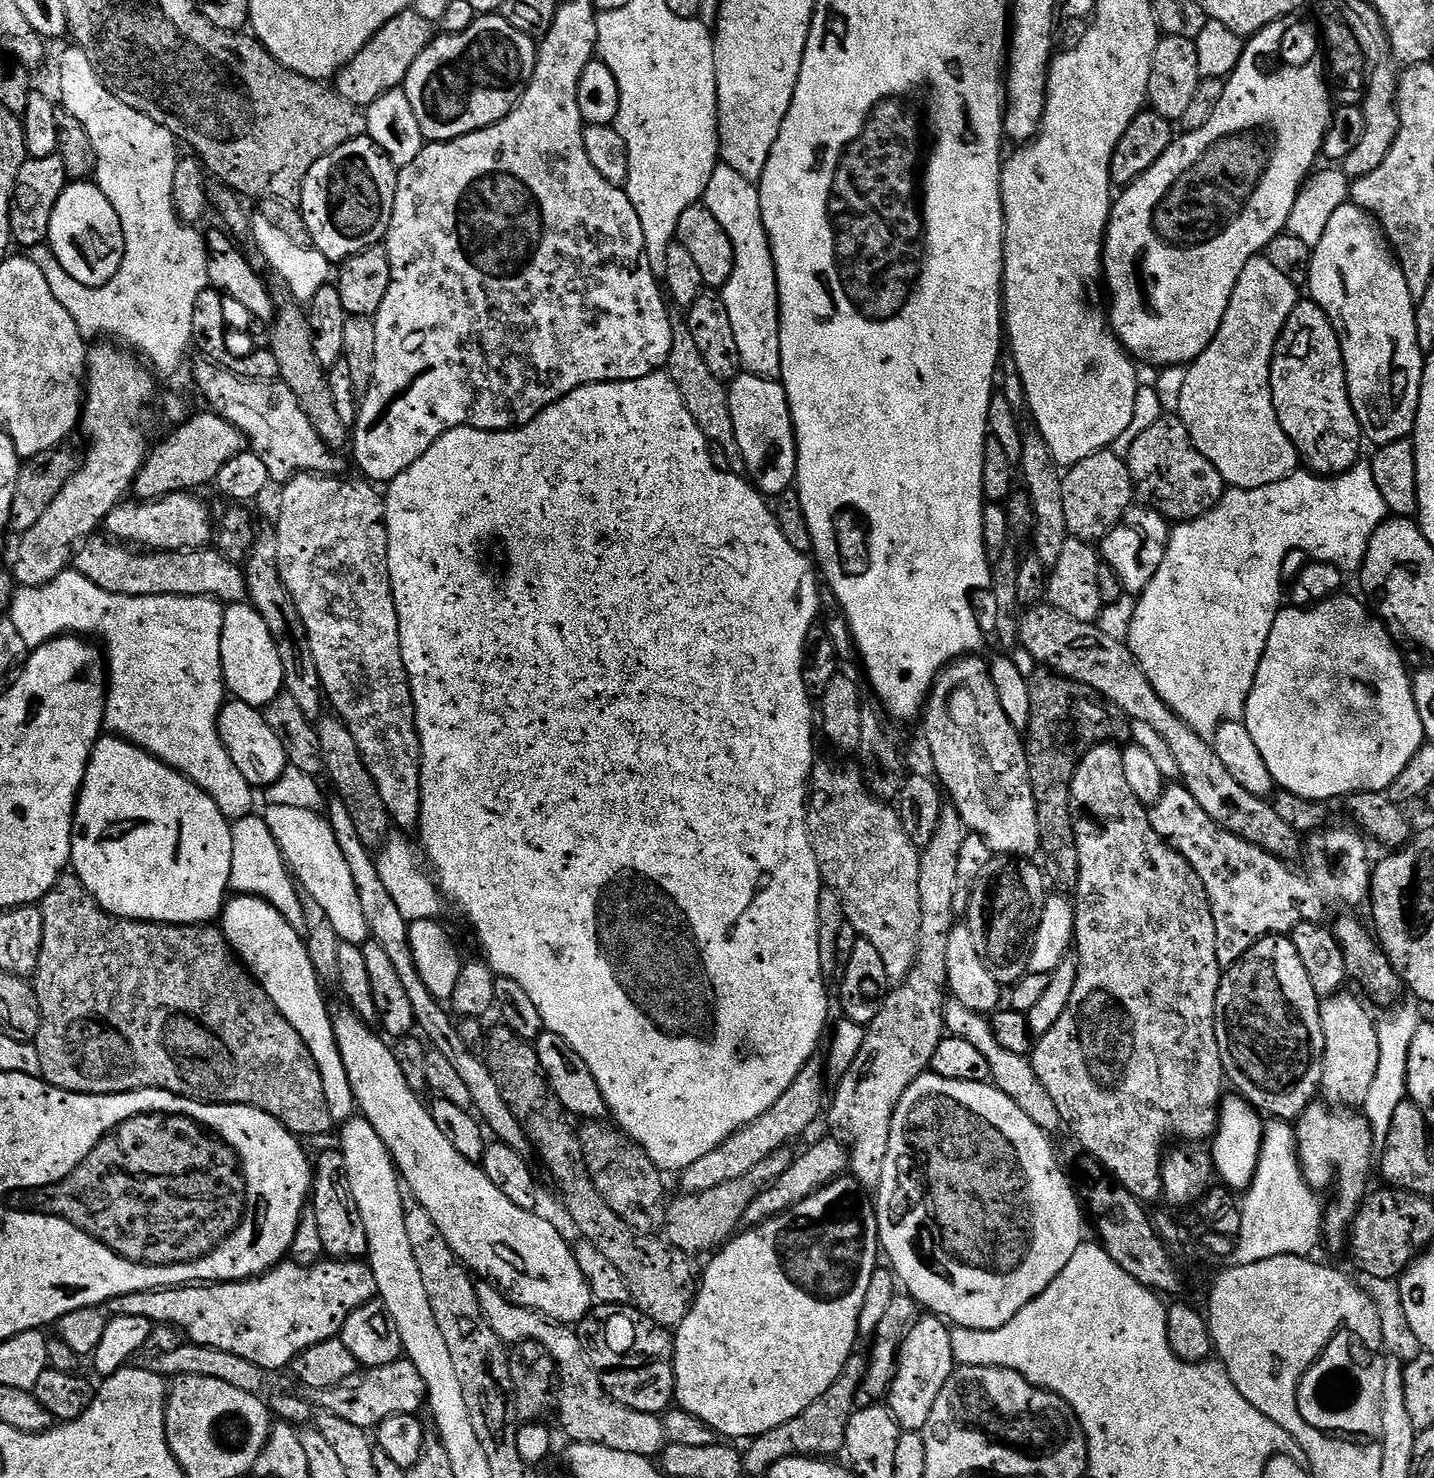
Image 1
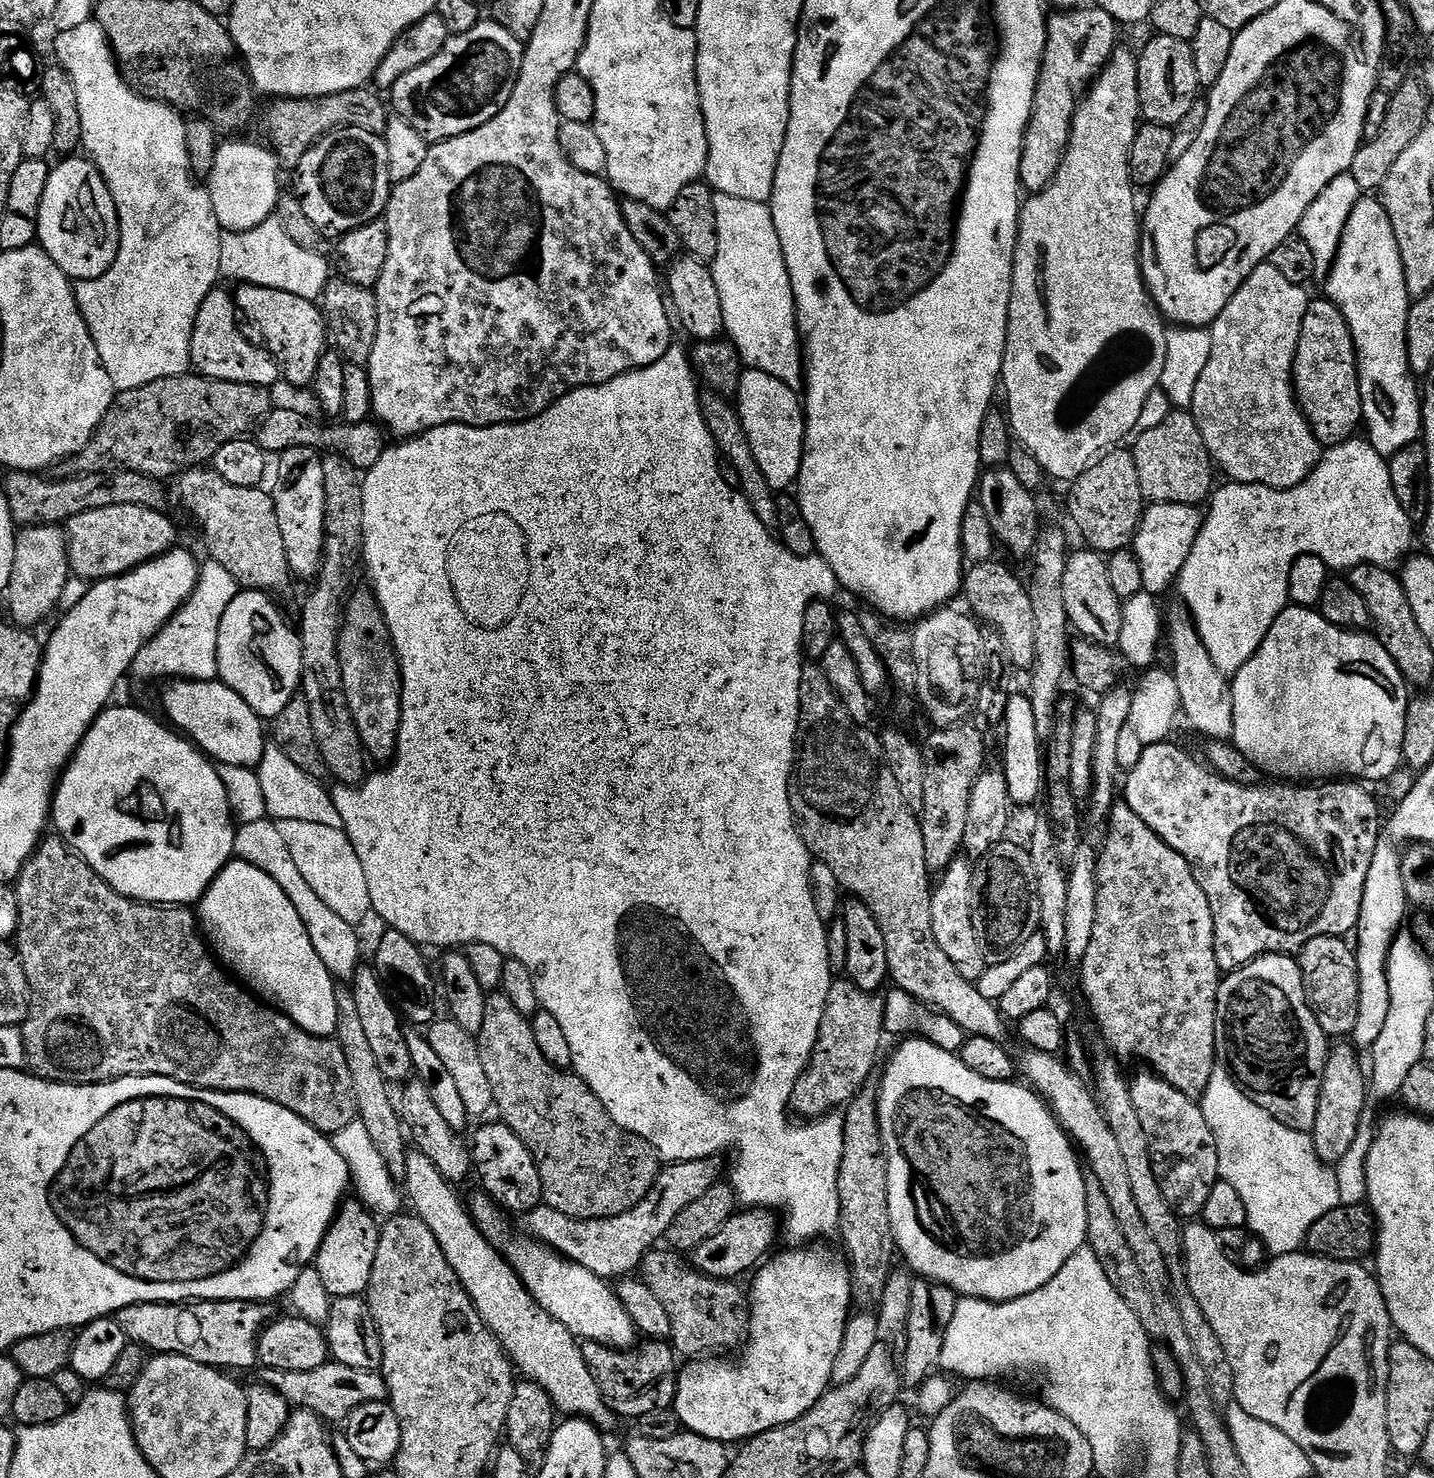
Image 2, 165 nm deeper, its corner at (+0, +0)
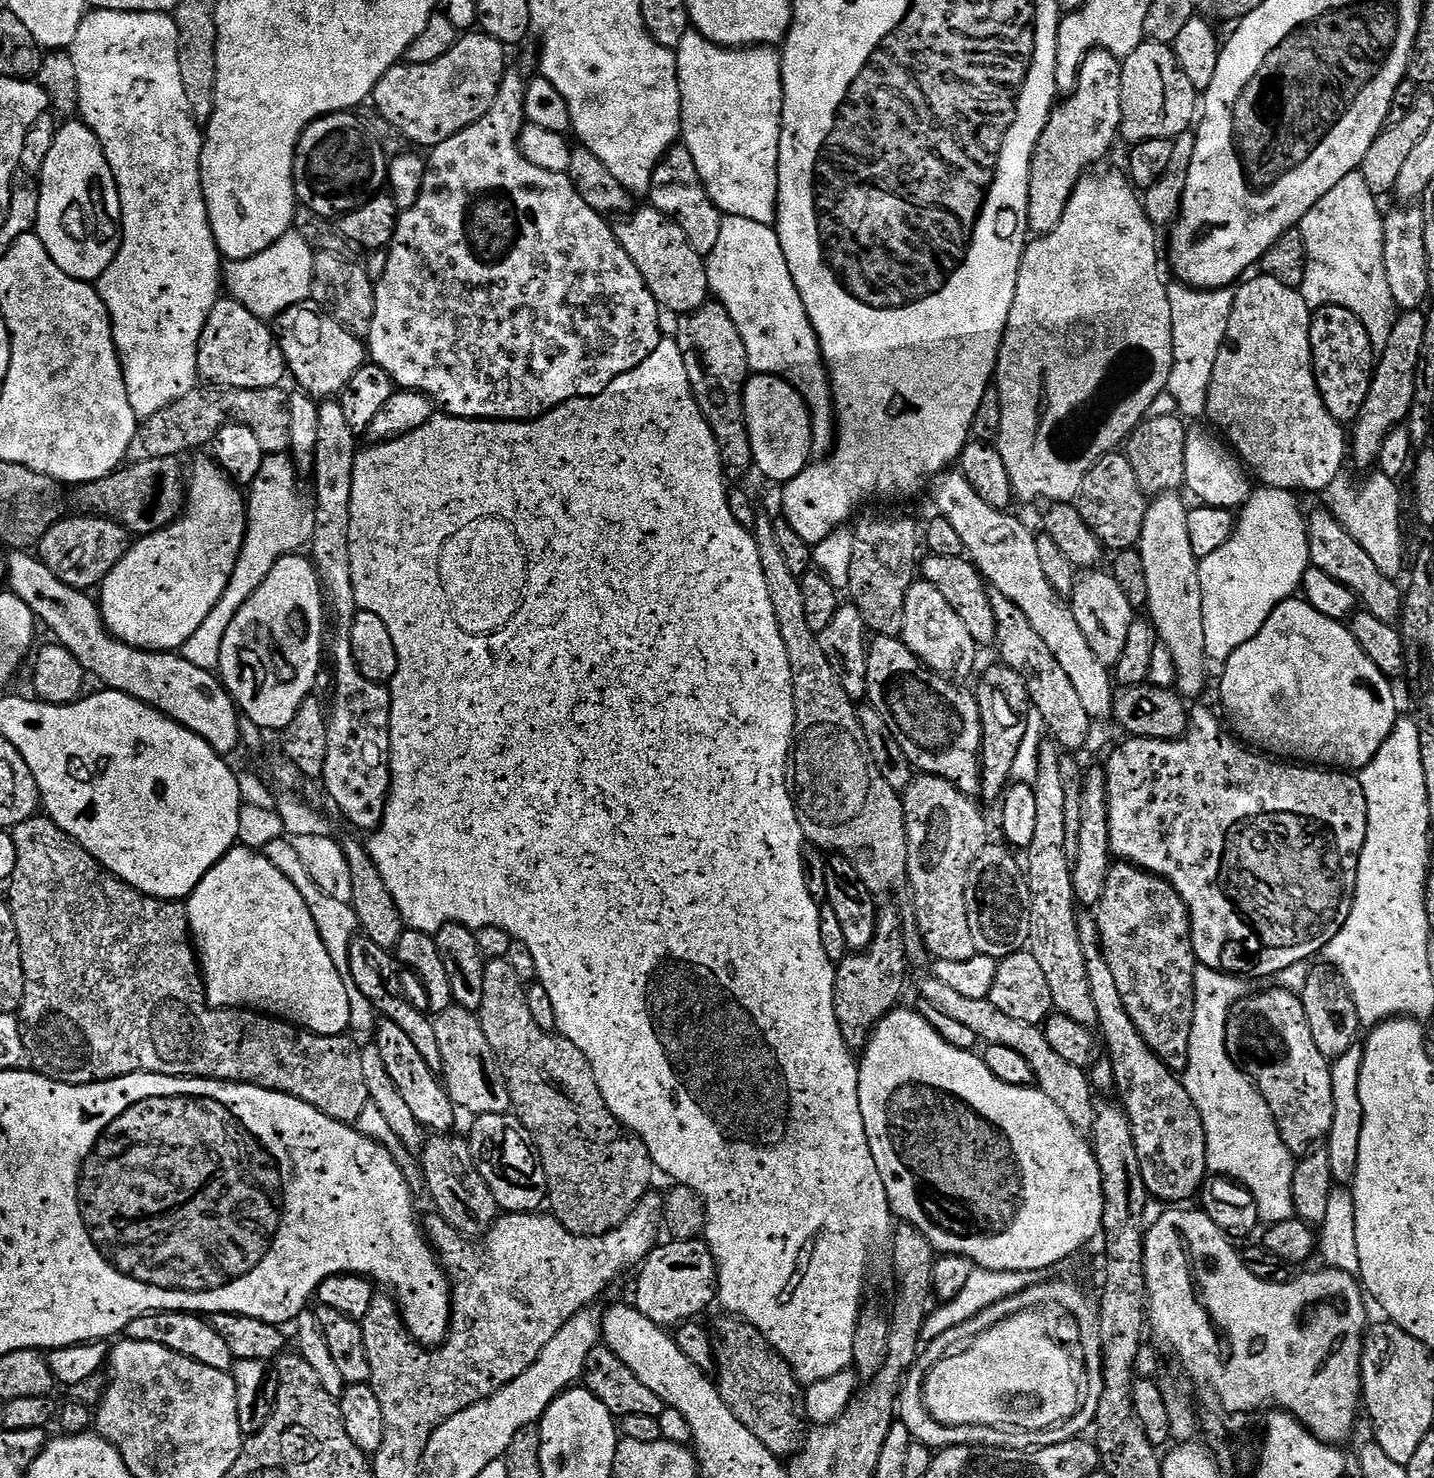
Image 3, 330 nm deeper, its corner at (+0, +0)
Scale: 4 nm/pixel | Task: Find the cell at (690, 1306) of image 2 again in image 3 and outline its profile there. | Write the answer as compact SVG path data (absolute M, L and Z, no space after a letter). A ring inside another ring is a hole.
M724 1318L720 1324L720 1336L713 1339L716 1351L714 1379L722 1394L722 1402L730 1406L734 1418L766 1446L774 1455L791 1458L804 1447L806 1417L804 1415L805 1389L785 1362L762 1338L752 1324L736 1318Z

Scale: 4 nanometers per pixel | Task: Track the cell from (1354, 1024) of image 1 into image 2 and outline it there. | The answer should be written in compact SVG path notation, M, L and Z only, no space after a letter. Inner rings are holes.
M1340 1042L1328 1053L1324 1067L1324 1077L1318 1098L1318 1118L1314 1118L1311 1130L1312 1145L1323 1164L1335 1166L1345 1157L1355 1140L1359 1120L1369 1103L1369 1085L1366 1083L1366 1072L1360 1069L1357 1049L1351 1043Z

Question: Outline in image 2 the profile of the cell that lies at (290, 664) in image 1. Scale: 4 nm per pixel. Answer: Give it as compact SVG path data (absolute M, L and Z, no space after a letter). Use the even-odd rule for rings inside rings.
M197 466L180 473L176 484L176 500L192 512L196 524L204 528L204 544L212 555L211 563L227 570L241 589L253 592L277 594L290 581L288 563L286 562L286 548L282 546L282 526L278 526L276 501L271 491L263 492L263 487L230 486L222 474L218 474L211 466Z

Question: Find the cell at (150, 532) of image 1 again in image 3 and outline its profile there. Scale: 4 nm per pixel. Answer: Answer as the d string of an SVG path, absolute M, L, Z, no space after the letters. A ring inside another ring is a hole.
M75 515L59 520L54 526L50 526L50 530L46 530L38 545L38 555L50 574L66 582L66 586L92 590L103 584L110 570L114 570L114 566L118 566L118 562L122 562L122 558L128 553L130 533L117 520L109 520L107 516Z

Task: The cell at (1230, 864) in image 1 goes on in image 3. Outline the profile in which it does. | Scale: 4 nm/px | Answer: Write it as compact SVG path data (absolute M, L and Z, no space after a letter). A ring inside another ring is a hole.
M1193 707L1188 718L1188 730L1181 739L1128 738L1125 739L1125 744L1120 744L1113 750L1112 757L1106 763L1112 855L1117 861L1135 864L1137 868L1170 881L1188 907L1194 954L1203 967L1222 972L1225 976L1247 978L1249 981L1260 980L1263 976L1276 978L1290 966L1311 961L1311 956L1319 957L1334 934L1338 934L1338 930L1346 926L1346 918L1350 918L1356 893L1358 862L1368 829L1366 794L1362 794L1359 779L1347 771L1325 770L1320 766L1297 766L1292 762L1269 758L1245 746L1231 731L1226 730L1221 717L1217 716L1208 708Z

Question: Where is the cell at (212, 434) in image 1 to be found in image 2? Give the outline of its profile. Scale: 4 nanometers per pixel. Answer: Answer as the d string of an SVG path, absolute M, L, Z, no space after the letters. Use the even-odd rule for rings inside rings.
M273 407L272 413L266 417L255 433L254 439L266 454L279 454L295 448L315 448L321 453L332 453L342 457L350 466L367 470L382 458L386 447L386 432L379 423L345 424L336 422L333 428L319 428L310 417L296 408Z

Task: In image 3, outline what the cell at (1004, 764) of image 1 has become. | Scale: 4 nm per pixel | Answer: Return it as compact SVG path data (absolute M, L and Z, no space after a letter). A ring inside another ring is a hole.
M923 578L917 579L915 584L910 586L906 594L906 614L902 618L902 630L900 636L912 653L933 672L939 672L942 676L949 678L960 678L956 676L968 676L972 667L976 664L976 652L978 646L974 638L970 638L970 630L954 614L950 602L942 598L942 594L930 586Z

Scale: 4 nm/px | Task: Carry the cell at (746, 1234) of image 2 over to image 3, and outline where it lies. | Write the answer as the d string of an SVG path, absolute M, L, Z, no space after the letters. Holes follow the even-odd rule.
M703 1239L674 1240L653 1248L639 1265L636 1276L634 1307L650 1322L665 1330L675 1329L687 1320L703 1317L703 1312L718 1300L716 1287L716 1259ZM664 1244L664 1245L663 1245ZM640 1272L640 1273L639 1273Z

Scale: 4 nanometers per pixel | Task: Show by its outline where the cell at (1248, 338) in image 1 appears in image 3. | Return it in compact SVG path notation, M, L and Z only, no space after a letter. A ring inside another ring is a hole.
M1256 274L1253 280L1245 279L1235 289L1234 310L1230 314L1230 322L1226 330L1226 338L1222 350L1218 354L1218 362L1214 362L1214 378L1210 378L1210 394L1208 395L1207 419L1212 419L1220 427L1219 435L1234 449L1237 457L1242 461L1245 469L1259 483L1266 488L1287 488L1304 492L1327 492L1330 482L1341 475L1340 468L1346 464L1346 428L1339 420L1334 419L1330 410L1326 410L1326 402L1322 402L1322 394L1316 385L1314 370L1312 369L1312 351L1310 350L1310 326L1312 325L1313 309L1308 307L1304 295L1295 288L1282 286L1275 278L1263 274Z

